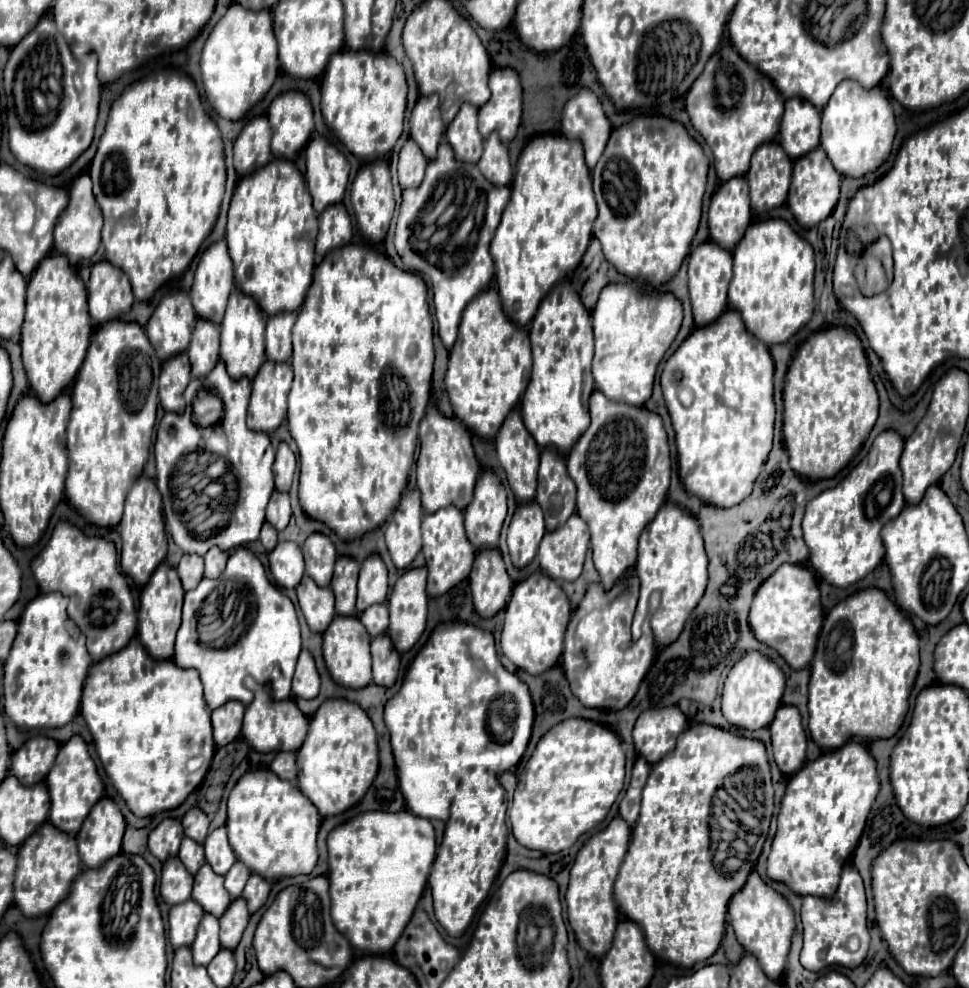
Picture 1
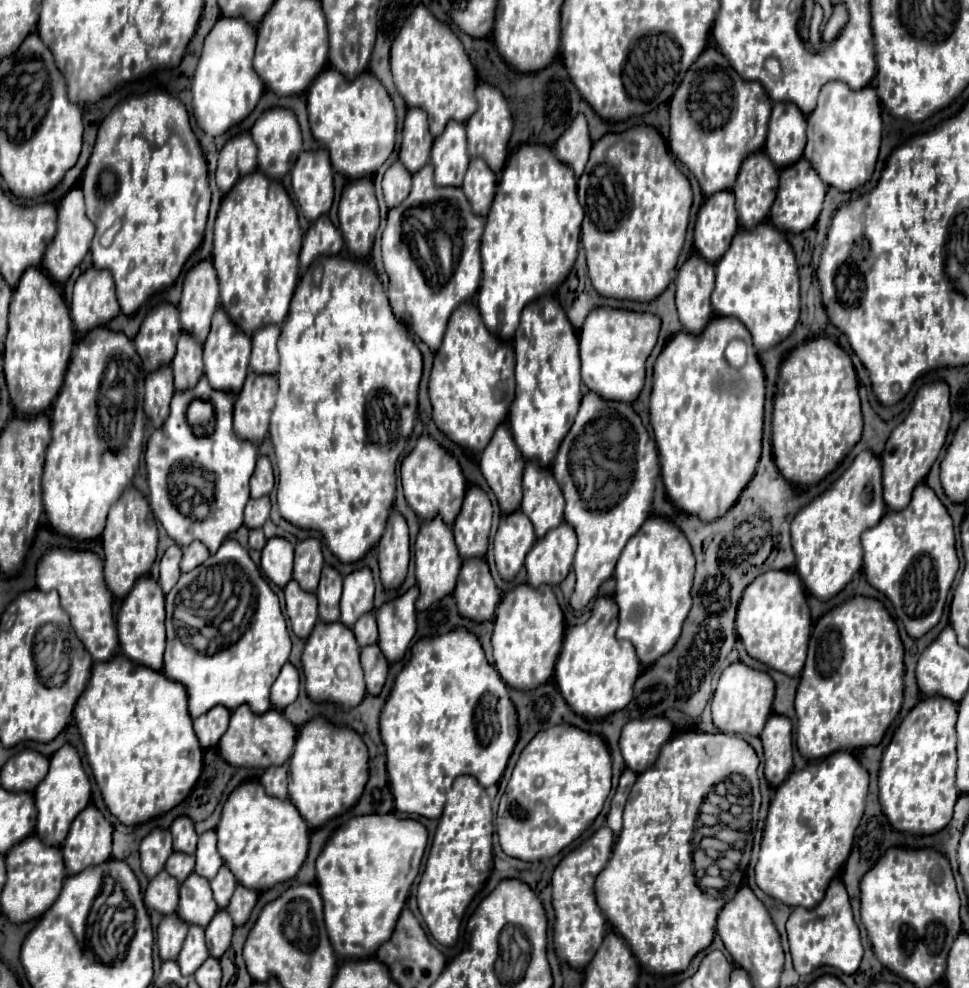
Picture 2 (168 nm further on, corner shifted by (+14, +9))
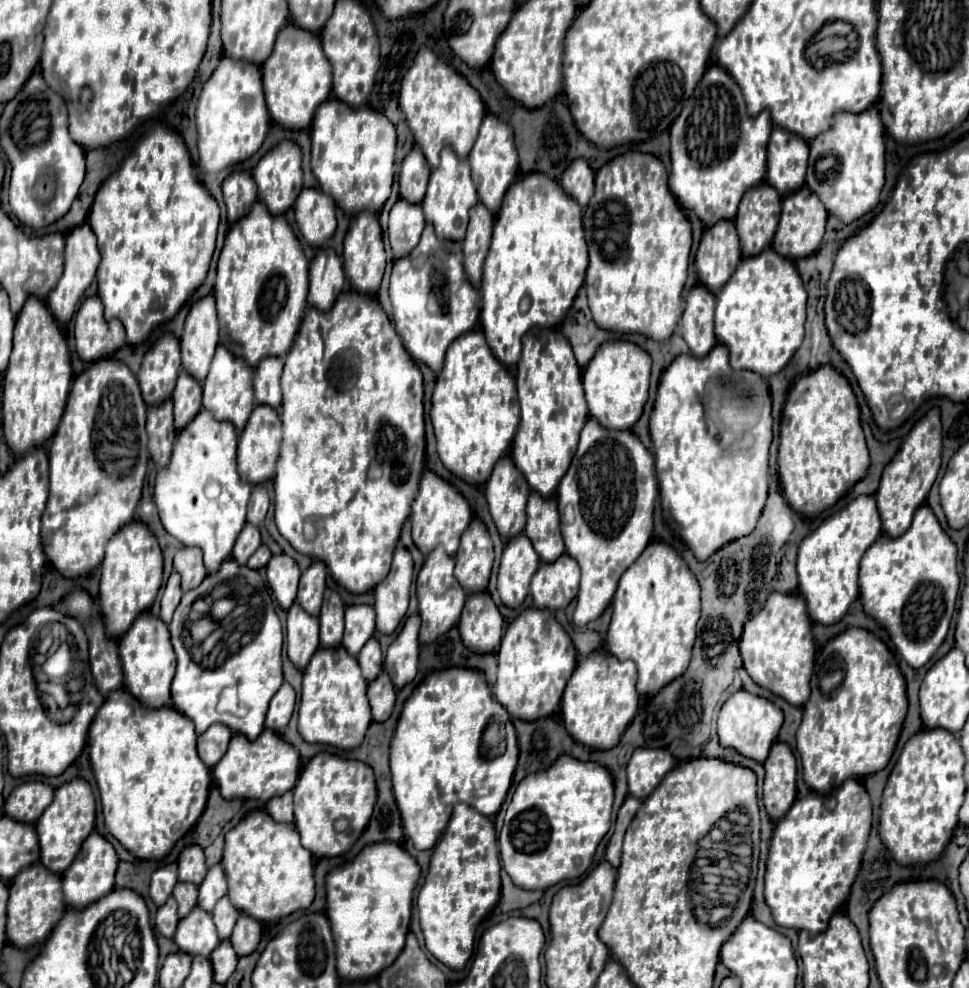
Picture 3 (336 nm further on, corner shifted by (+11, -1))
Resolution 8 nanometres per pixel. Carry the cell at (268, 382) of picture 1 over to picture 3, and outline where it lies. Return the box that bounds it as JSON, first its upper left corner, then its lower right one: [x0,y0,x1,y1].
[237,406,283,486]

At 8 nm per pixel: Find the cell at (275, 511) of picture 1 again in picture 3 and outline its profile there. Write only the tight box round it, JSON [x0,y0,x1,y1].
[233,524,261,566]

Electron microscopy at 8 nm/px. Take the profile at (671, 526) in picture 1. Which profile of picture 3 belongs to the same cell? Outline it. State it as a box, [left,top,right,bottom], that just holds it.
[605,542,699,696]

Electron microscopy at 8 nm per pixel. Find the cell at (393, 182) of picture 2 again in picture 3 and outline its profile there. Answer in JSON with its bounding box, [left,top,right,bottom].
[389,200,423,260]

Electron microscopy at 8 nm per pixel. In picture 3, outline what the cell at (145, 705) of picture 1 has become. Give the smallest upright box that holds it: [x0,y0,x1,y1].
[89,688,211,860]

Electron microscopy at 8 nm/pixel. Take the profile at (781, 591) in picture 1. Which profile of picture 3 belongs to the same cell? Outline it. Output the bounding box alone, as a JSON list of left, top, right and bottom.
[739,594,815,706]

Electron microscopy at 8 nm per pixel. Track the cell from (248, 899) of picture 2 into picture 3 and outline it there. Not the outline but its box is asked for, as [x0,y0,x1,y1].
[231,914,261,956]

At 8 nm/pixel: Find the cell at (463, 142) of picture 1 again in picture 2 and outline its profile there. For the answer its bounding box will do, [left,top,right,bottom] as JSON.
[432,120,470,184]

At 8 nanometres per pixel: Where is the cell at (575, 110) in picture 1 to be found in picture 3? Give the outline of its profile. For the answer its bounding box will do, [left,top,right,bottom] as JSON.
[561,158,595,210]

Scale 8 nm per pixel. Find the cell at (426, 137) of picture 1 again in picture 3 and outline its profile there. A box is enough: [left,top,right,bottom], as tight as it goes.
[399,146,429,204]

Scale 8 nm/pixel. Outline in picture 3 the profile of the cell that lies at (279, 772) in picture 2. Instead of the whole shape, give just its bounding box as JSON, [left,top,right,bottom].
[265,792,293,822]

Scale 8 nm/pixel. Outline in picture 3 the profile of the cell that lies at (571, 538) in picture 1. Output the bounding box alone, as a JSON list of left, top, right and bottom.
[531,554,579,610]

